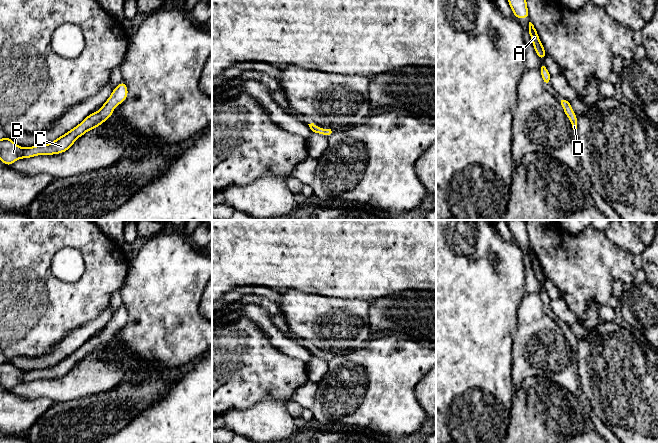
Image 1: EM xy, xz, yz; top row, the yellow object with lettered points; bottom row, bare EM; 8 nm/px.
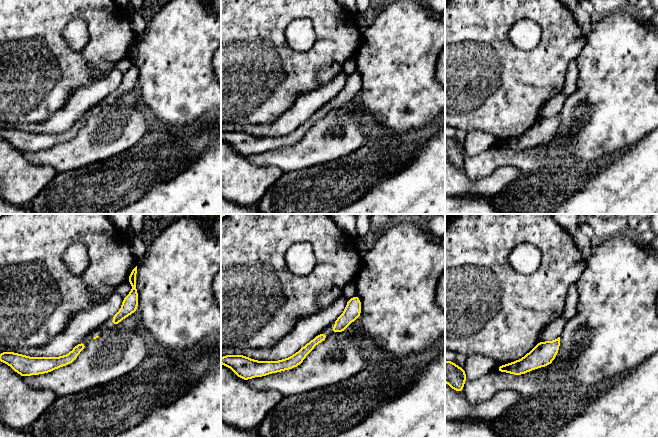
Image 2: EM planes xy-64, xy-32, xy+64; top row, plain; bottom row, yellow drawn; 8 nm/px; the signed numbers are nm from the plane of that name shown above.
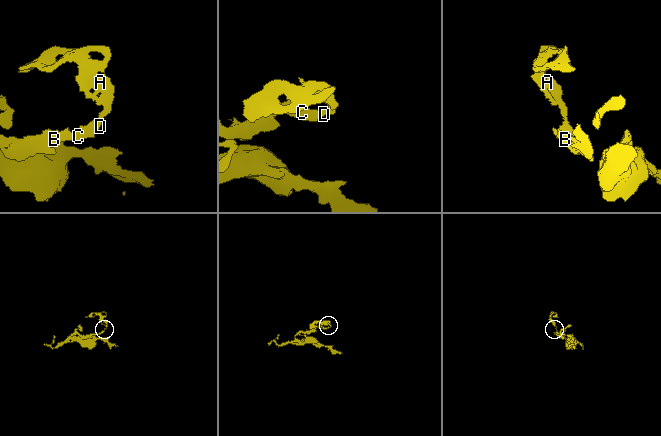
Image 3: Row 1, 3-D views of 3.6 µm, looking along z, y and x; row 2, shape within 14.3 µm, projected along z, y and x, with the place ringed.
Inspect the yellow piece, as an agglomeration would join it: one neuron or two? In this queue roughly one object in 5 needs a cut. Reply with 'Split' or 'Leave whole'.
Leave whole

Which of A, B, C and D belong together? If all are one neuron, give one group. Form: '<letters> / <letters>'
A B C D

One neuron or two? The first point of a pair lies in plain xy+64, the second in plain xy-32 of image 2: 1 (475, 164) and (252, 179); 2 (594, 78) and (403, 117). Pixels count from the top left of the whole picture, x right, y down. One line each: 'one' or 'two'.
1: two
2: one

